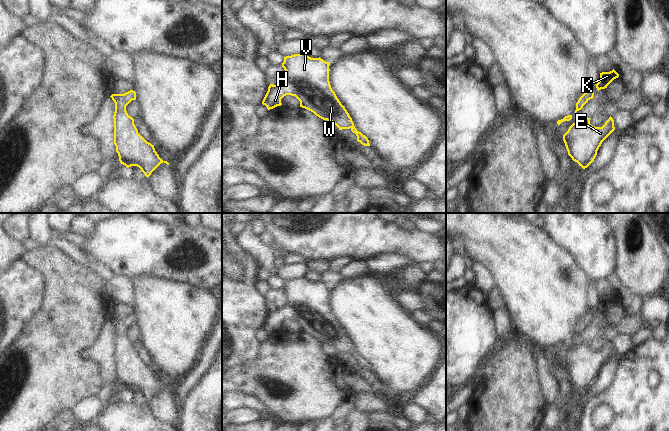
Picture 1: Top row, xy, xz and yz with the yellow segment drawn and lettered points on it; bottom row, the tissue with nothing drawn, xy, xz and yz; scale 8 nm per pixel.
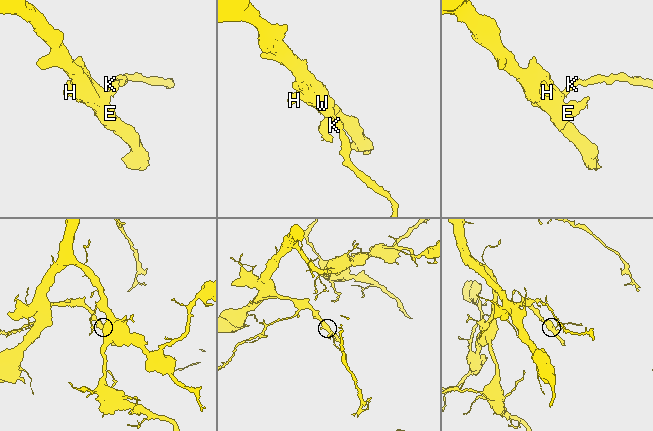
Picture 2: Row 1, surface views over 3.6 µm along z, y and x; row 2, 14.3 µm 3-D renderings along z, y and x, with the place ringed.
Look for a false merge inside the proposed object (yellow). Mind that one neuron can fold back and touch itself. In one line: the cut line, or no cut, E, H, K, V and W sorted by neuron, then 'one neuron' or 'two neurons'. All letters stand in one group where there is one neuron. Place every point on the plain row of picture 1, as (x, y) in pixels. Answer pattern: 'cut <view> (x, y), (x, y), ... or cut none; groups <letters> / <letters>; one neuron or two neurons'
cut none; groups E H K V W; one neuron

